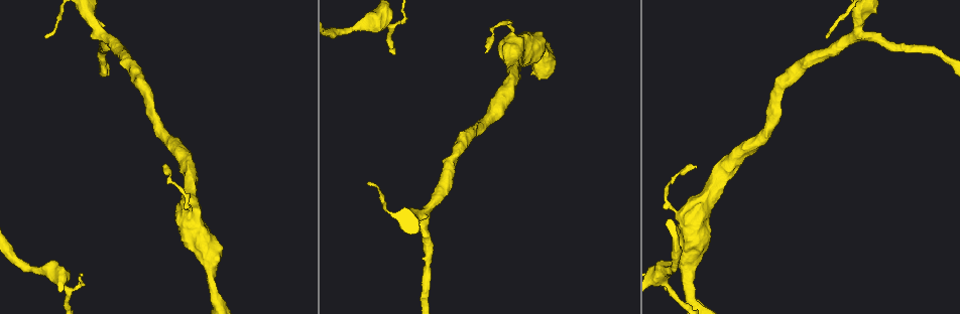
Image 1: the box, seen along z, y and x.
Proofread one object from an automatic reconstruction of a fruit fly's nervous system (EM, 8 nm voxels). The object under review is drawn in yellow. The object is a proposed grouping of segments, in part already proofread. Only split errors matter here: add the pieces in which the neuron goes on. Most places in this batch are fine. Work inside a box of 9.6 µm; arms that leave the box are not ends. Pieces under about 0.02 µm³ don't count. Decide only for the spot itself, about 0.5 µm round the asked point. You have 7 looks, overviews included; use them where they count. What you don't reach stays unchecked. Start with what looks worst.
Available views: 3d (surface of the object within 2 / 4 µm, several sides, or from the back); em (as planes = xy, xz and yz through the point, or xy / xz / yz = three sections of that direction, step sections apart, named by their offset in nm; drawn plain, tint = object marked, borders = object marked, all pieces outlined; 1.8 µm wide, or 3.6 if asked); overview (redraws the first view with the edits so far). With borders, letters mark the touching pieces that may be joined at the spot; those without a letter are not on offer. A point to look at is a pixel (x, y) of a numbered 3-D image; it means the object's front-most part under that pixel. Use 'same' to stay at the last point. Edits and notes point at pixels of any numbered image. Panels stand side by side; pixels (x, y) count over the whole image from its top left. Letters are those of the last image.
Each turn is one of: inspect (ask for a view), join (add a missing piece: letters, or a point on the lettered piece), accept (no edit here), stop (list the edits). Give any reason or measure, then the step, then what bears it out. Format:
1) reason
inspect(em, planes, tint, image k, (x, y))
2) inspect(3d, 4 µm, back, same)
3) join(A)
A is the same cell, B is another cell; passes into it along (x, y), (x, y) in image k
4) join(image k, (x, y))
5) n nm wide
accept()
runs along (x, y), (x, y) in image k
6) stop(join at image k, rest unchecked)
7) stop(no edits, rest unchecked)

thin end
inspect(em, planes, plain, image 1, (163, 167))

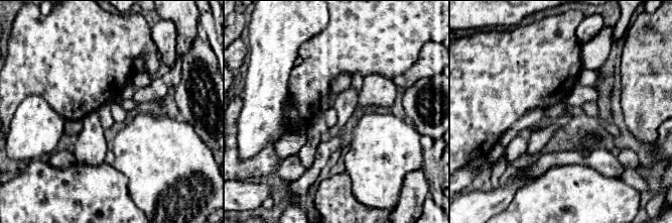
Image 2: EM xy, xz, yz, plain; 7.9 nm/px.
inspect(em, planes, borders, same)

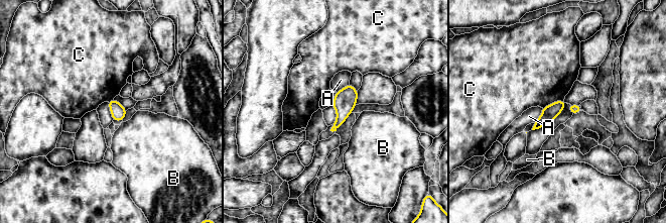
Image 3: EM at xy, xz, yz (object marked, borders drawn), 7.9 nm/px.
accept()
A, B and C are other cells; border along (563, 100), (557, 100), (542, 108) in image 3; none of them fits

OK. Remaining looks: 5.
arms part here
inspect(3d, 2 µm, image 1, (856, 36))

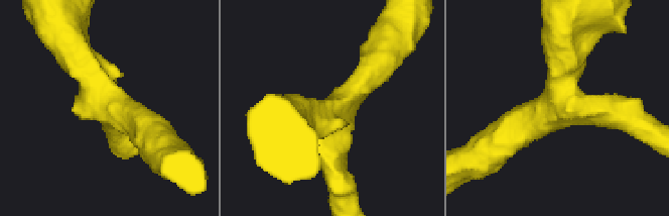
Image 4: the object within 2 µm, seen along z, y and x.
3 arms; arms of 240, 320, 340 nm
inspect(em, yz, step 16, tint, image 4, (558, 115))

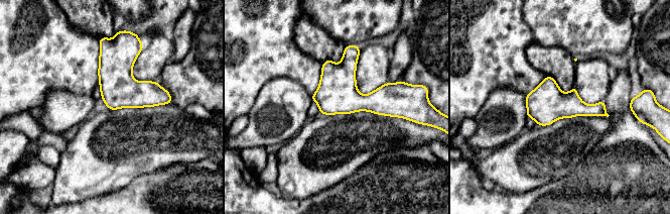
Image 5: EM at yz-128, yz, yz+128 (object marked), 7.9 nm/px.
inspect(em, planes, borders, same)

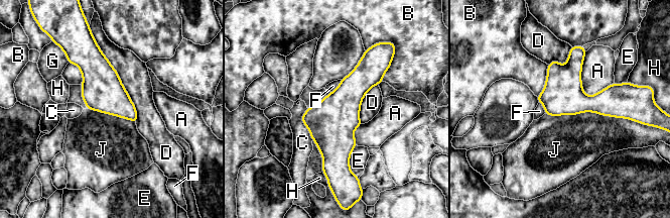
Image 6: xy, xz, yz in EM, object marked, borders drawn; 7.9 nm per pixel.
D touches over 750 nm
accept()
A, B, C, D, E, F, G, H and J are other cells; border along (545, 113), (596, 112), (631, 120) in image 6; no lettered piece goes on from it

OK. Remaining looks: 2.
inspect(3d, 4 µm, image 1, (45, 38))

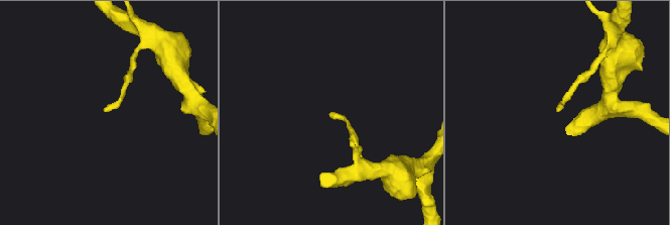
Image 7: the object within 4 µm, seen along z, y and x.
now the EM
inspect(em, xy, step 4, borders, image 7, (106, 111))

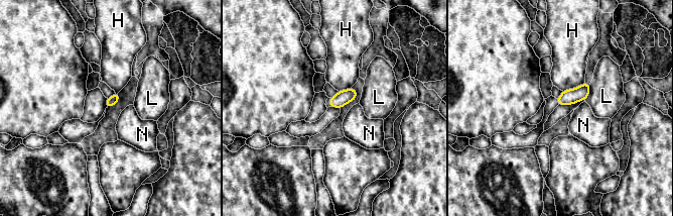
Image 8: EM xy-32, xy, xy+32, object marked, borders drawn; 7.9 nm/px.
80 nm wide
accept()
H, L and N are other cells; border along (584, 82), (576, 87), (562, 91) in image 8; none of them fits

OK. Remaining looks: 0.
stop(no edits, rest unchecked)

